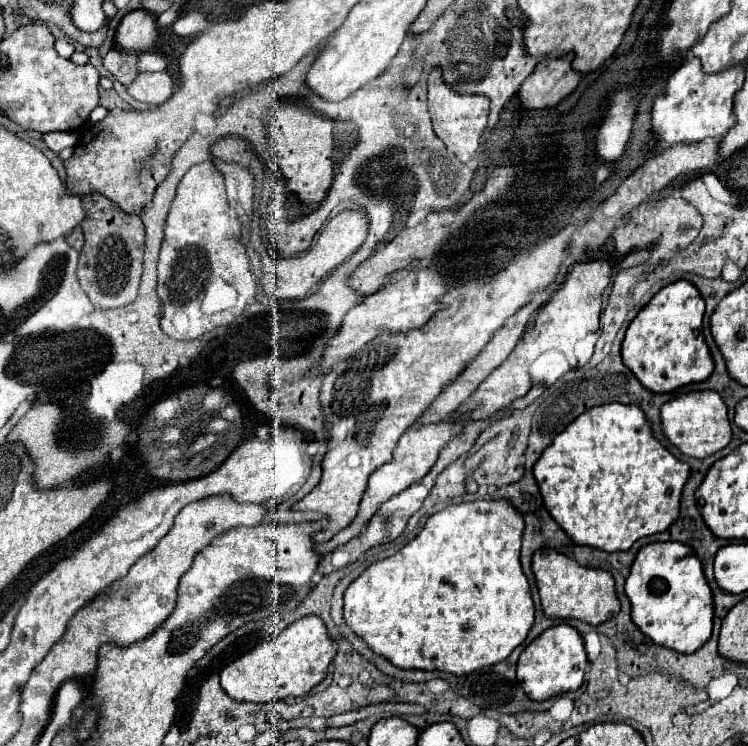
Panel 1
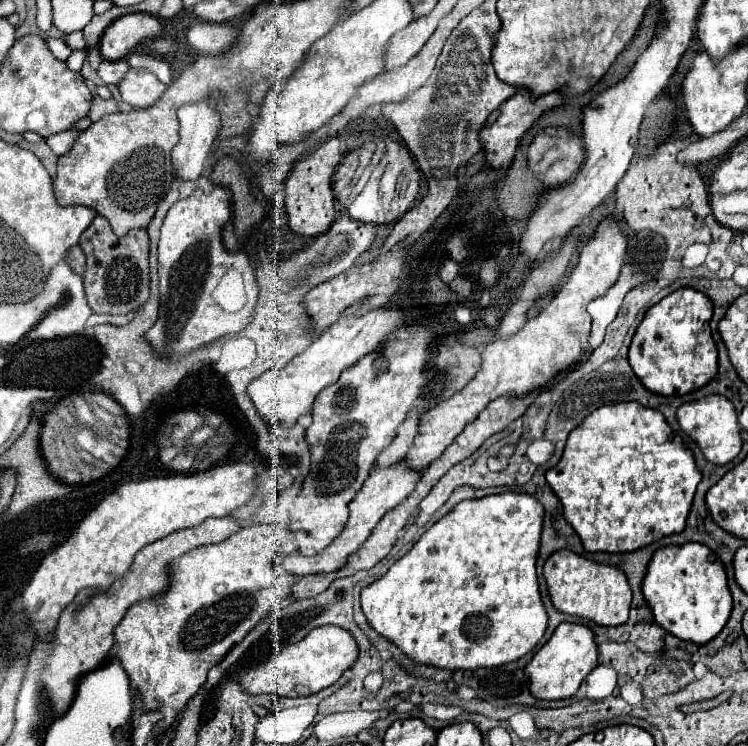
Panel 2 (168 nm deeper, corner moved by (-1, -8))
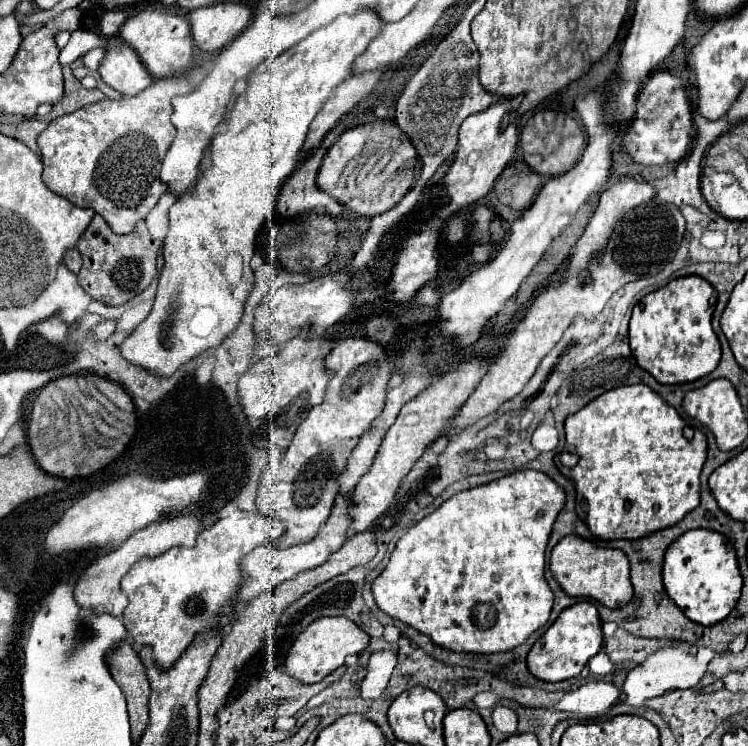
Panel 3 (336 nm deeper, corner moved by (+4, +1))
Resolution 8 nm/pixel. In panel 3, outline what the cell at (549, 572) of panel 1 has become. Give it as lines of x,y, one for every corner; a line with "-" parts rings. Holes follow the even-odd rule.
570,534
558,542
552,550
550,568
558,580
558,584
566,590
566,594
576,598
594,598
608,608
626,606
632,598
632,582
630,582
630,562
622,550
602,548
592,544
586,538

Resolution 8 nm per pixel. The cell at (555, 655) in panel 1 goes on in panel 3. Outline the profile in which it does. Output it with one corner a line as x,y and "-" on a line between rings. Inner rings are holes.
580,600
574,606
564,608
556,622
544,632
544,636
536,640
528,654
528,668
536,678
546,682
568,680
582,672
586,662
602,650
602,644
604,644
602,622
596,606
588,600

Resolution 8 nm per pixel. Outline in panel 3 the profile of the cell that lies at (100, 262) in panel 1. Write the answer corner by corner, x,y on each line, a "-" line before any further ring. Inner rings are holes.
94,216
92,222
88,224
88,228
84,230
84,234
80,236
78,240
78,250
82,254
82,268
78,272
78,282
80,286
84,288
84,292
98,300
98,302
104,302
108,306
120,306
120,304
126,304
128,300
132,300
136,294
140,294
142,290
146,290
150,286
150,282
154,280
156,276
156,256
158,256
158,248
160,248
160,240
156,240
148,228
146,228
146,222
140,222
136,226
134,232
126,234
126,236
118,236
110,230
110,226
102,220
102,216

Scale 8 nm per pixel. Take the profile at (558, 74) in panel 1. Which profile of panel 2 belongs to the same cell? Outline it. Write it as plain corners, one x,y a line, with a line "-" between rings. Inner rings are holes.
519,89
513,97
509,97
495,113
491,113
491,117
487,119
487,125
483,127
483,131
479,133
479,139
483,143
483,149
487,153
487,161
491,167
495,169
507,169
513,155
515,155
515,147
519,145
521,137
535,125
535,121
549,109
555,109
559,105
563,105
563,93
561,91
553,91
549,95
541,95
531,99
531,91
529,89

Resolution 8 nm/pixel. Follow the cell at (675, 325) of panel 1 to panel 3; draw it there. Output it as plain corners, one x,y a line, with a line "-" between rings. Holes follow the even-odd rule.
684,276
670,280
664,288
658,288
644,296
630,318
630,348
638,364
648,370
660,384
684,384
694,382
710,374
720,362
720,342
712,330
712,314
716,308
716,290
708,280
700,276

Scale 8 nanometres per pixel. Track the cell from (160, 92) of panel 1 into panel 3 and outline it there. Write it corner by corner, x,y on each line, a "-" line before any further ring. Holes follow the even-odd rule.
120,44
116,48
106,46
106,56
102,60
102,66
98,68
98,74
108,86
124,96
140,94
154,82
146,66
138,60
134,48
130,48
128,44

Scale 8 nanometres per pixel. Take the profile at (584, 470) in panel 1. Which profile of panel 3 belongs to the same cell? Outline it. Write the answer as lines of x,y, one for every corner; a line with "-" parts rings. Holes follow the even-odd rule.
646,384
620,386
594,398
582,410
566,418
566,448
580,454
574,468
566,468
556,458
560,472
576,484
576,512
592,534
602,540
644,538
652,532
678,524
700,504
700,472
706,462
708,440
696,430
692,440
684,436
684,418
658,392

